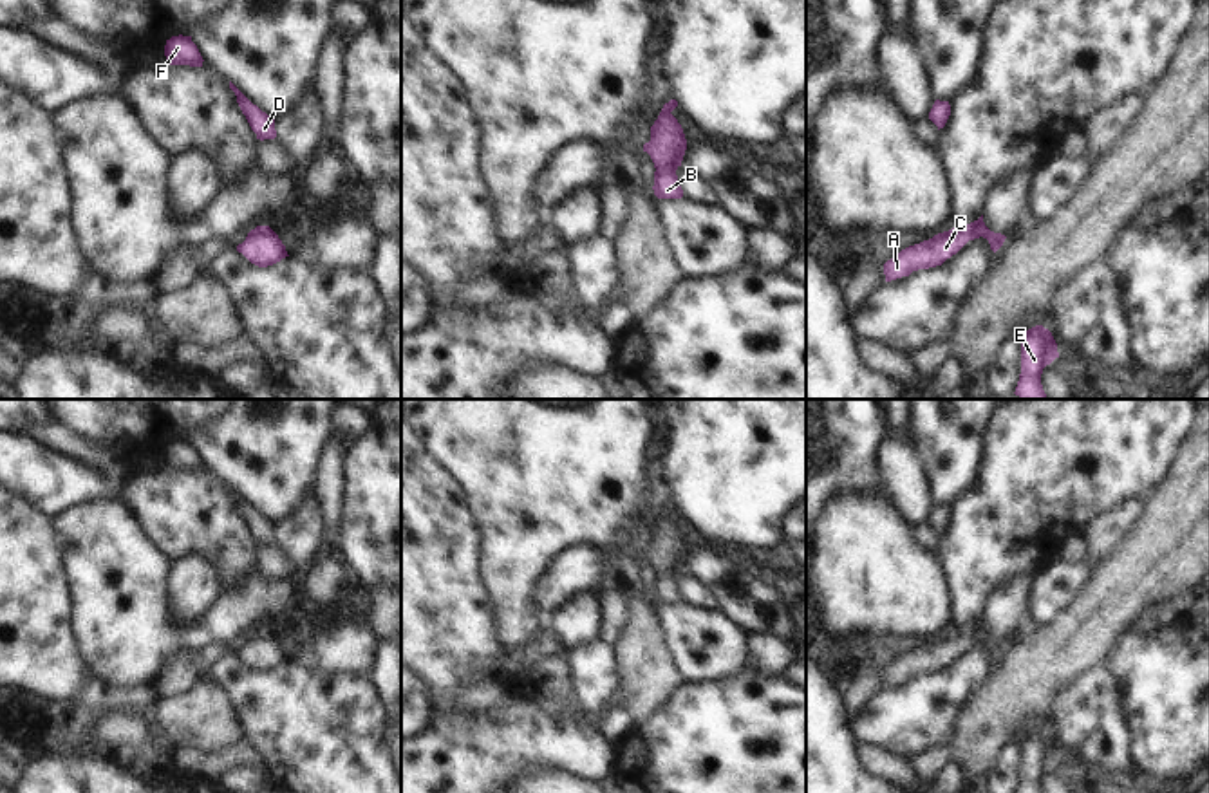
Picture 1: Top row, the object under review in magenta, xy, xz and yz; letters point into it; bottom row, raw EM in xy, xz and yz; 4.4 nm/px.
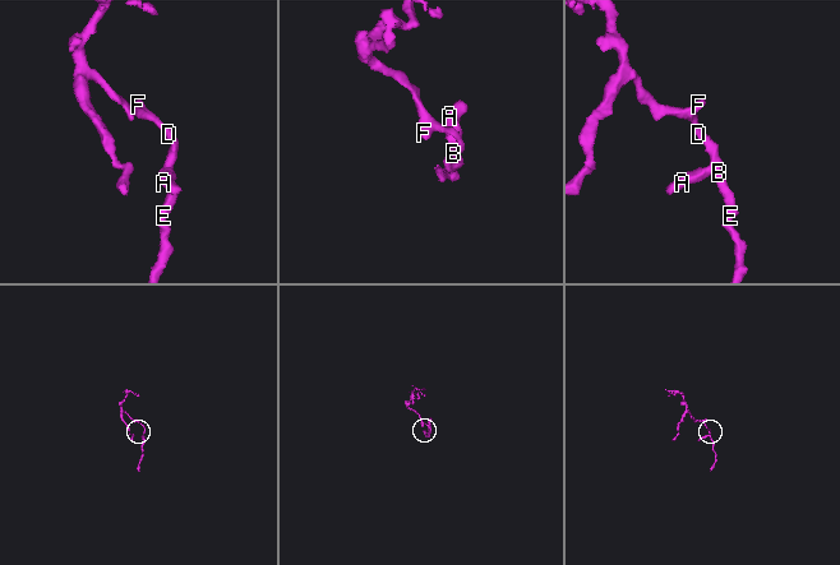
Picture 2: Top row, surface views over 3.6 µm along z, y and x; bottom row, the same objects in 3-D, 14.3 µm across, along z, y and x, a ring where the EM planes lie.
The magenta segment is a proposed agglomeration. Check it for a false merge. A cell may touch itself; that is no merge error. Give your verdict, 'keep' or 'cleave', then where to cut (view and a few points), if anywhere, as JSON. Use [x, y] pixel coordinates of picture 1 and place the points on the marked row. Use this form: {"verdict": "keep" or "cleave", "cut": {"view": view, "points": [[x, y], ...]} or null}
{"verdict": "keep", "cut": null}

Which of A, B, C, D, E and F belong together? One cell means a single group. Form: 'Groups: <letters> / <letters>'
Groups: A B C D E F.

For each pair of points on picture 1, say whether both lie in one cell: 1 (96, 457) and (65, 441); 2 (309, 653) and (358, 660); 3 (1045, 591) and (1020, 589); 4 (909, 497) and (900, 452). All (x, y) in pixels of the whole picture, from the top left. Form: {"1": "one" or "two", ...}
{"1": "one", "2": "one", "3": "two", "4": "one"}

